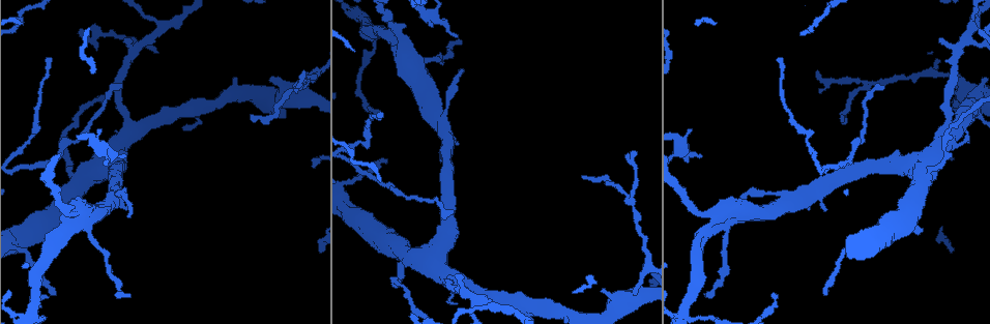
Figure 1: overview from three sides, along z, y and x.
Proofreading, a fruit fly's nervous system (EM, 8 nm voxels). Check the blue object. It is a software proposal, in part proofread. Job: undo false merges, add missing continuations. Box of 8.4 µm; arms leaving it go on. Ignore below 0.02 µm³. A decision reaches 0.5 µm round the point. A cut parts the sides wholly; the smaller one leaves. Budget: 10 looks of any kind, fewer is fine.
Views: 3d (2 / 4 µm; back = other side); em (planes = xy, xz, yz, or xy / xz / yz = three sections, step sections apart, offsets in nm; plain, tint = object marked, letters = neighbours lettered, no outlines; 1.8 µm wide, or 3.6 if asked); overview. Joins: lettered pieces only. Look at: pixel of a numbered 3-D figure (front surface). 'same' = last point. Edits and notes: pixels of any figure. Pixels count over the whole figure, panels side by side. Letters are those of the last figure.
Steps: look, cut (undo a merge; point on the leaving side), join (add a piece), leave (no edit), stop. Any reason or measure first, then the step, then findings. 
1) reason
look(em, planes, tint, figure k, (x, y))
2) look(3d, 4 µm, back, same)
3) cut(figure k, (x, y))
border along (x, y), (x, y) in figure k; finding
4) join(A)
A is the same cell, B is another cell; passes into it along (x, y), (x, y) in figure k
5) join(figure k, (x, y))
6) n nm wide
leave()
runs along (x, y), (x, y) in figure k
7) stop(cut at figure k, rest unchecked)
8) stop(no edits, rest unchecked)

an open end
look(3d, 4 µm, back, figure 1, (270, 79))

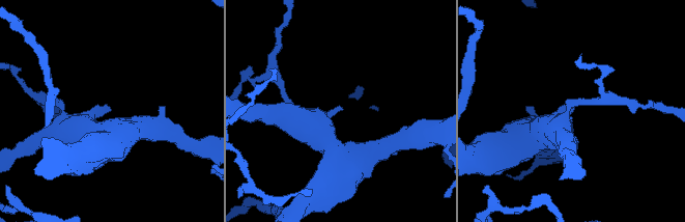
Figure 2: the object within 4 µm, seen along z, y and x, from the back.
look(em, 3.6 µm, planes, letters, figure 2, (105, 106))

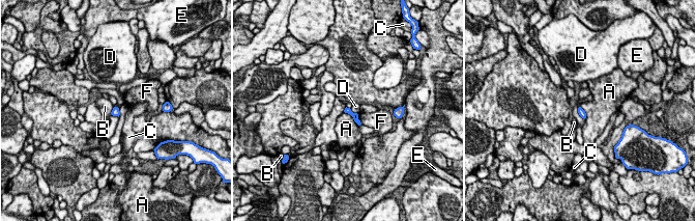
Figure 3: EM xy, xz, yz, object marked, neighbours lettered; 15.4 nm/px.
leave()
A, B, C, D, E and F are other cells; runs along (346, 109), (358, 122) in figure 3; none of them fits

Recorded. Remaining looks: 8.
branch stops here
look(3d, 2 µm, figure 1, (127, 293))

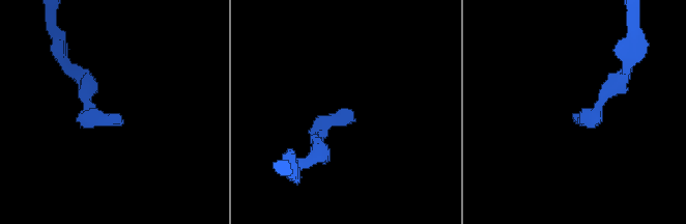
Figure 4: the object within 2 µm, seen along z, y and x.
look(em, planes, letters, figure 4, (577, 117))

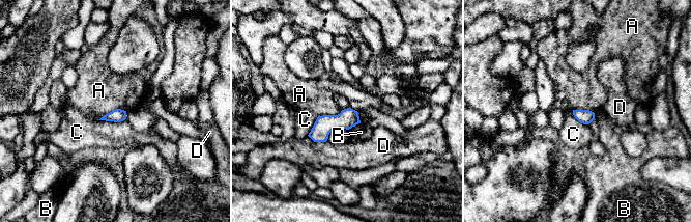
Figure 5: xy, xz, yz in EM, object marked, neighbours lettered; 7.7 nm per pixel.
100 nm wide
leave()
A, B, C and D are other cells; border along (126, 111), (113, 109), (98, 119) in figure 5; none of them fits

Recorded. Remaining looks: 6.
thin end
look(em, planes, letters, figure 1, (455, 37))

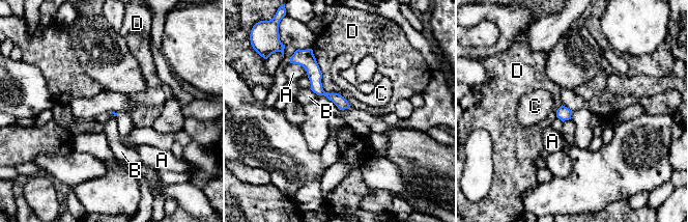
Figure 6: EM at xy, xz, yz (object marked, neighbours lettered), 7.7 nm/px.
leave()
A, B, C and D are other cells; border along (309, 88), (317, 94) in figure 6; none of them fits

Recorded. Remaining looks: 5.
look(em, yz, step 16, letters, figure 1, (777, 61))

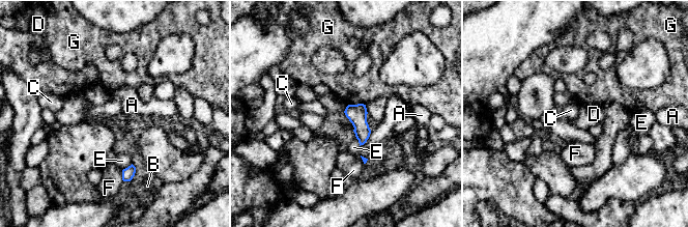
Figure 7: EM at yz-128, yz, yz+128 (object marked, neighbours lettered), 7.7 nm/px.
look(em, planes, letters, same)

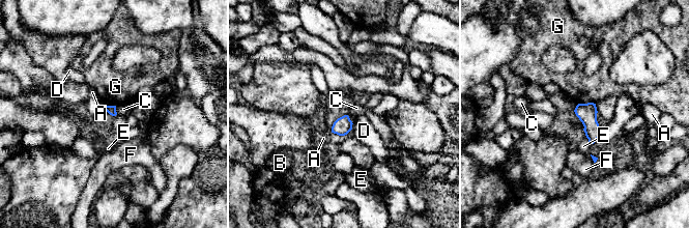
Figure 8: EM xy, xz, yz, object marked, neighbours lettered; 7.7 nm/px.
G touches over 140 nm
leave()
A, B, C, D, E, F and G are other cells; border along (115, 106), (117, 114) in figure 8; no lettered piece goes on from it

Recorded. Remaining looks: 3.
stop(no edits, rest unchecked)

